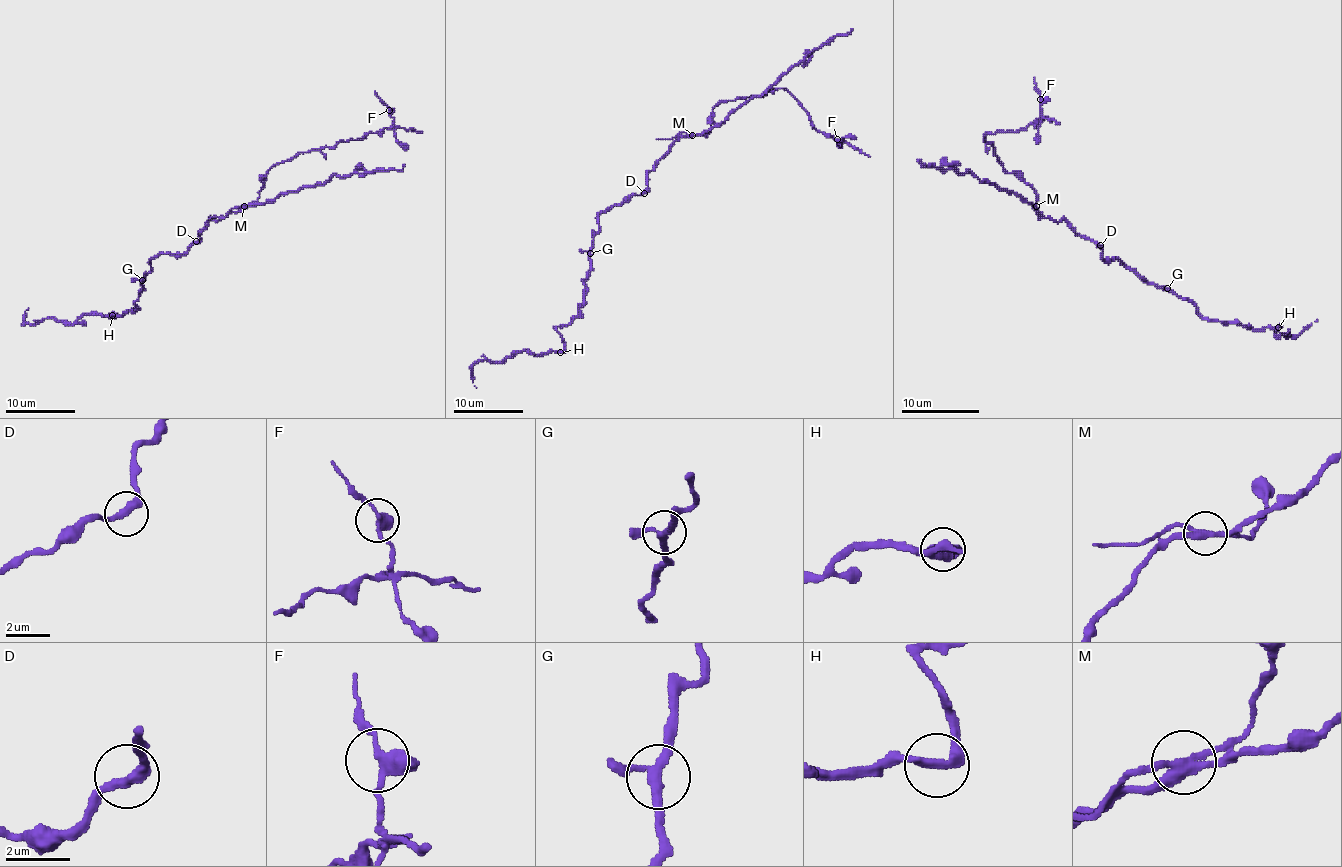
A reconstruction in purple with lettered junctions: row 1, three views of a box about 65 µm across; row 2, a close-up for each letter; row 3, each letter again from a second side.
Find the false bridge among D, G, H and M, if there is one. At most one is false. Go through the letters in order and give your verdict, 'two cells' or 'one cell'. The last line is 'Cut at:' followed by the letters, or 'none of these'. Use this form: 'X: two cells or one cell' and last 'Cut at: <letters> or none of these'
D: one cell
G: one cell
H: one cell
M: two cells
Cut at: M

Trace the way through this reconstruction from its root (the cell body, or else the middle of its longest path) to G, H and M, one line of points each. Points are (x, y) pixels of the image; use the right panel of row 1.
G: (1098, 247), (1104, 259), (1118, 259), (1147, 282), (1167, 288)
H: (1098, 247), (1104, 259), (1118, 259), (1147, 282), (1186, 298), (1204, 317), (1239, 321), (1251, 329), (1278, 327)
M: (1098, 247), (1081, 237), (1063, 220), (1054, 222), (1046, 218), (1036, 206)

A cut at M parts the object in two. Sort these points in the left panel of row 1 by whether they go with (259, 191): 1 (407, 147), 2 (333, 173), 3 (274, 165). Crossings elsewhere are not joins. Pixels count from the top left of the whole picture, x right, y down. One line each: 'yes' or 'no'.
1: yes
2: no
3: yes

